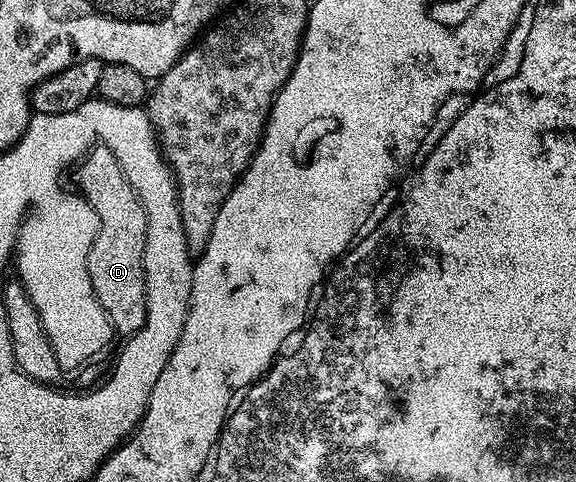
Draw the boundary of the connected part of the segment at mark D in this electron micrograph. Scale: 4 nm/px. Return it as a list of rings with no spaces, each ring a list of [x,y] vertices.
[[[100,145],[82,159],[76,168],[76,190],[84,195],[100,221],[99,232],[88,250],[88,273],[96,299],[109,319],[110,328],[121,337],[143,329],[147,317],[143,249],[147,237],[147,217],[137,191],[125,180],[111,149]]]

